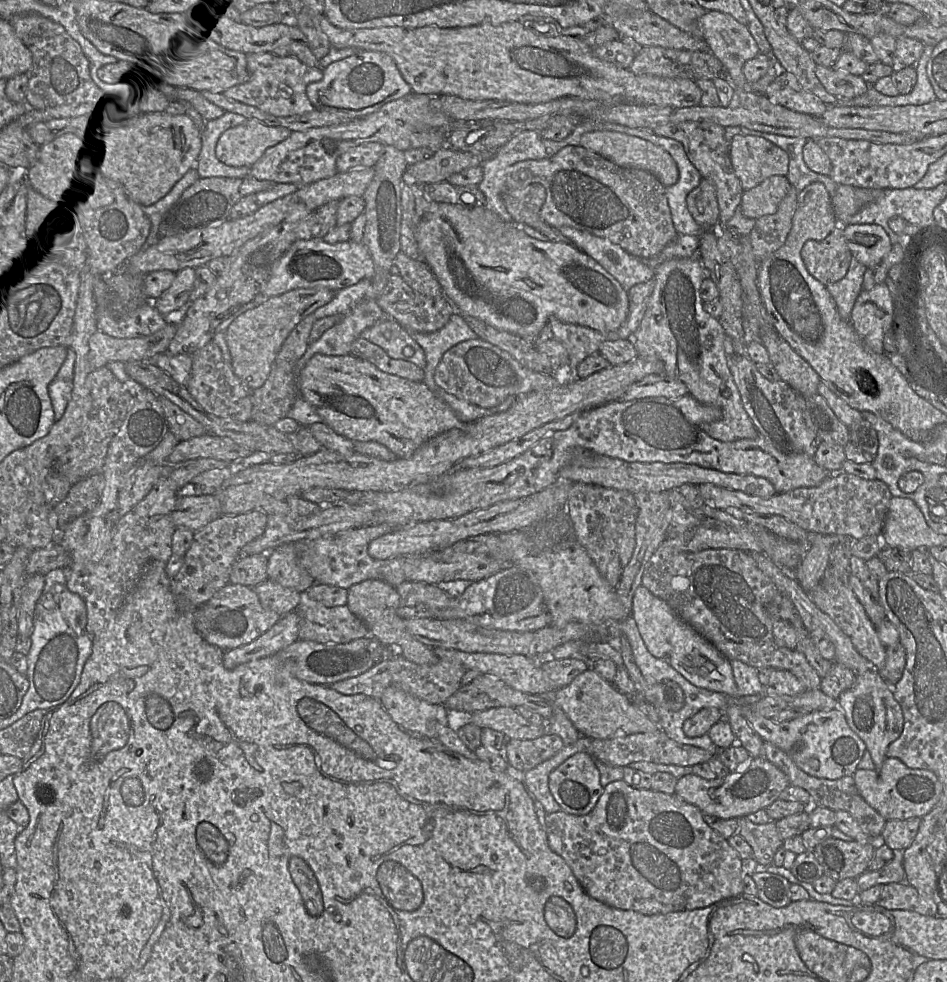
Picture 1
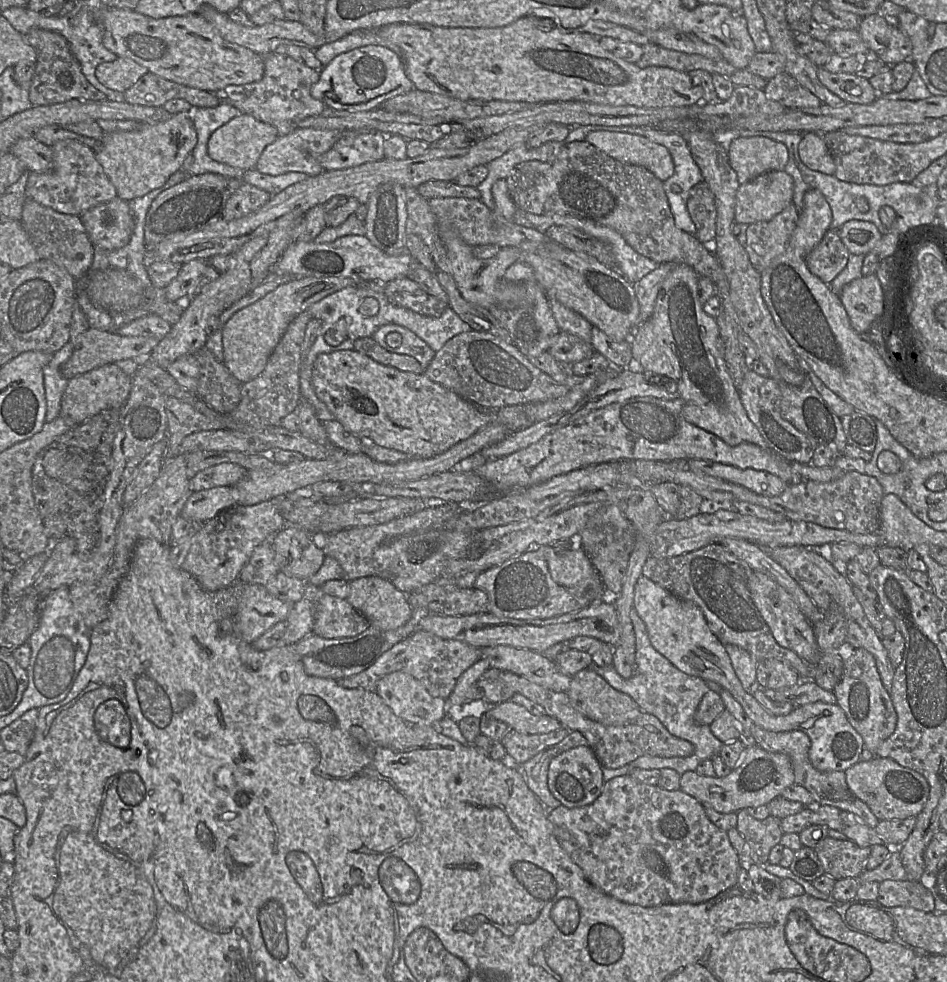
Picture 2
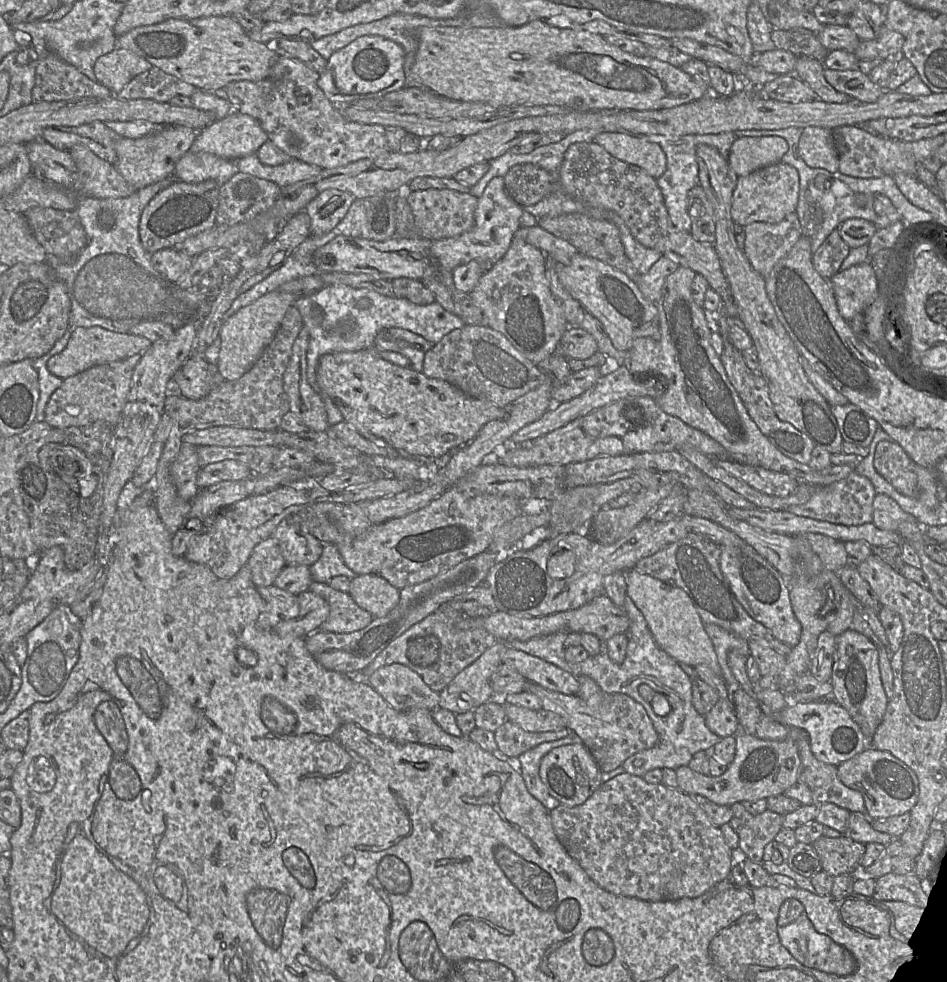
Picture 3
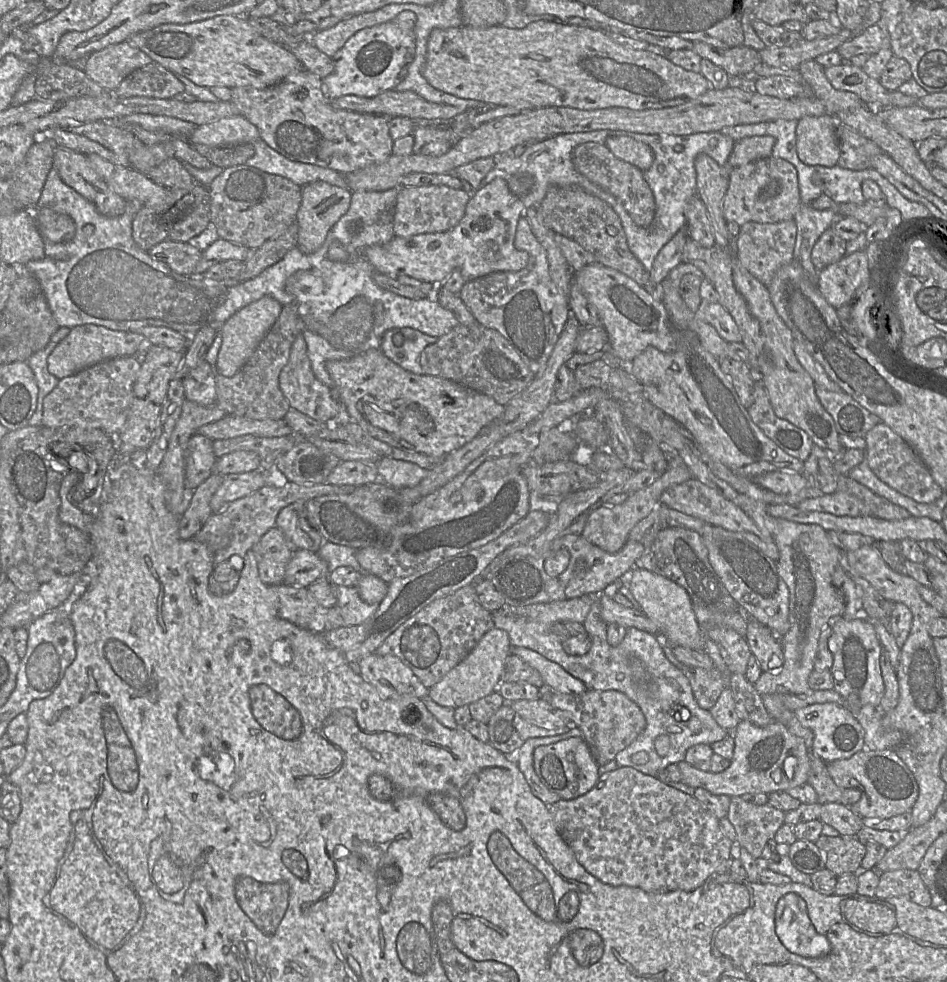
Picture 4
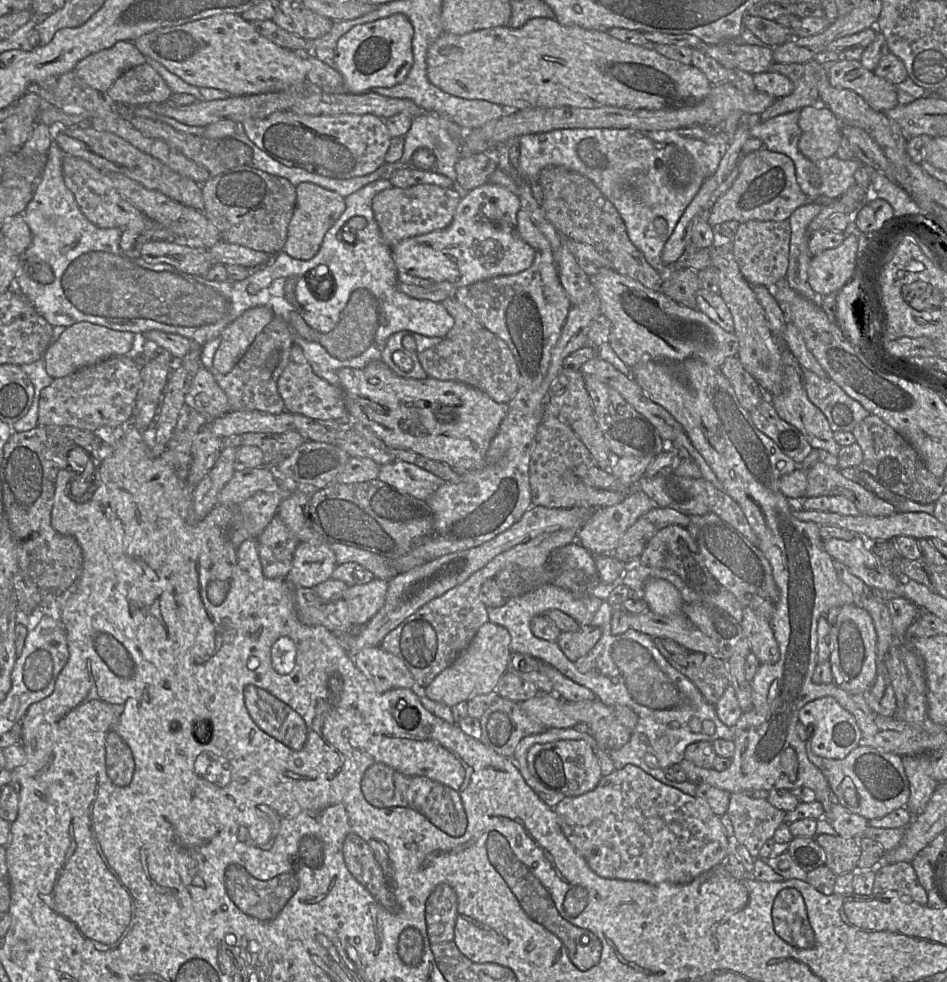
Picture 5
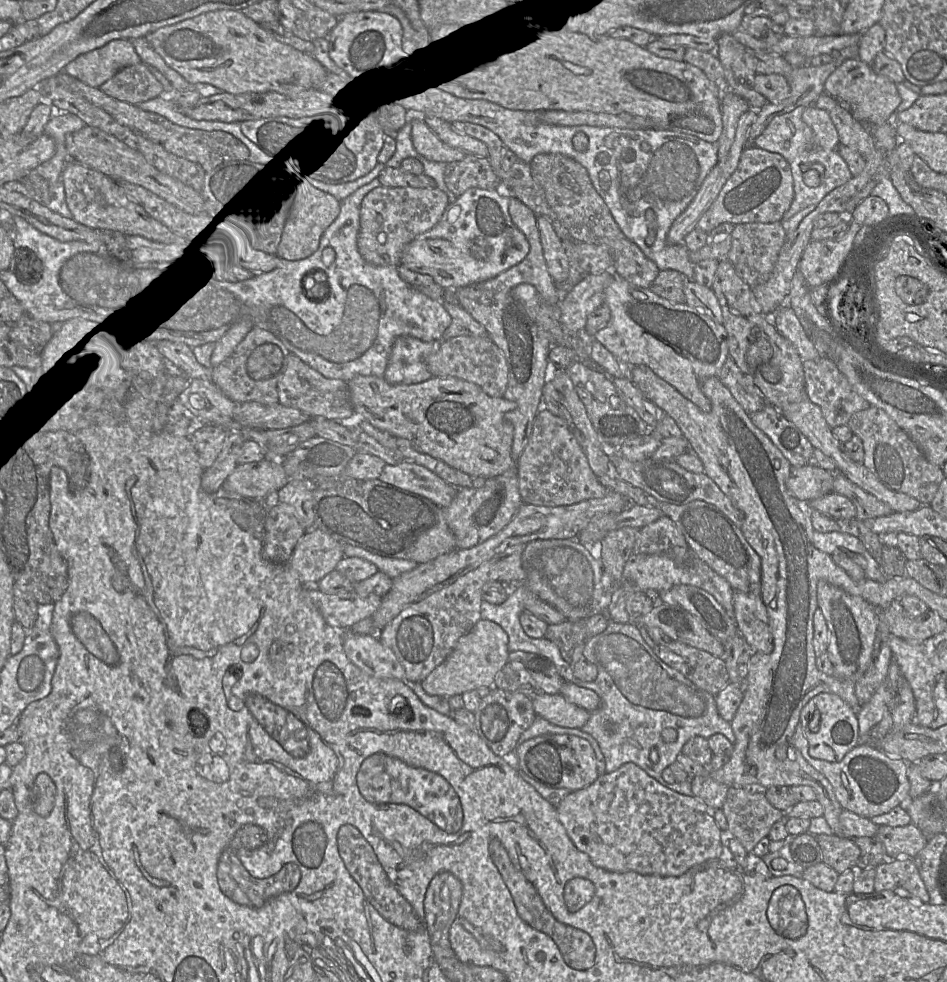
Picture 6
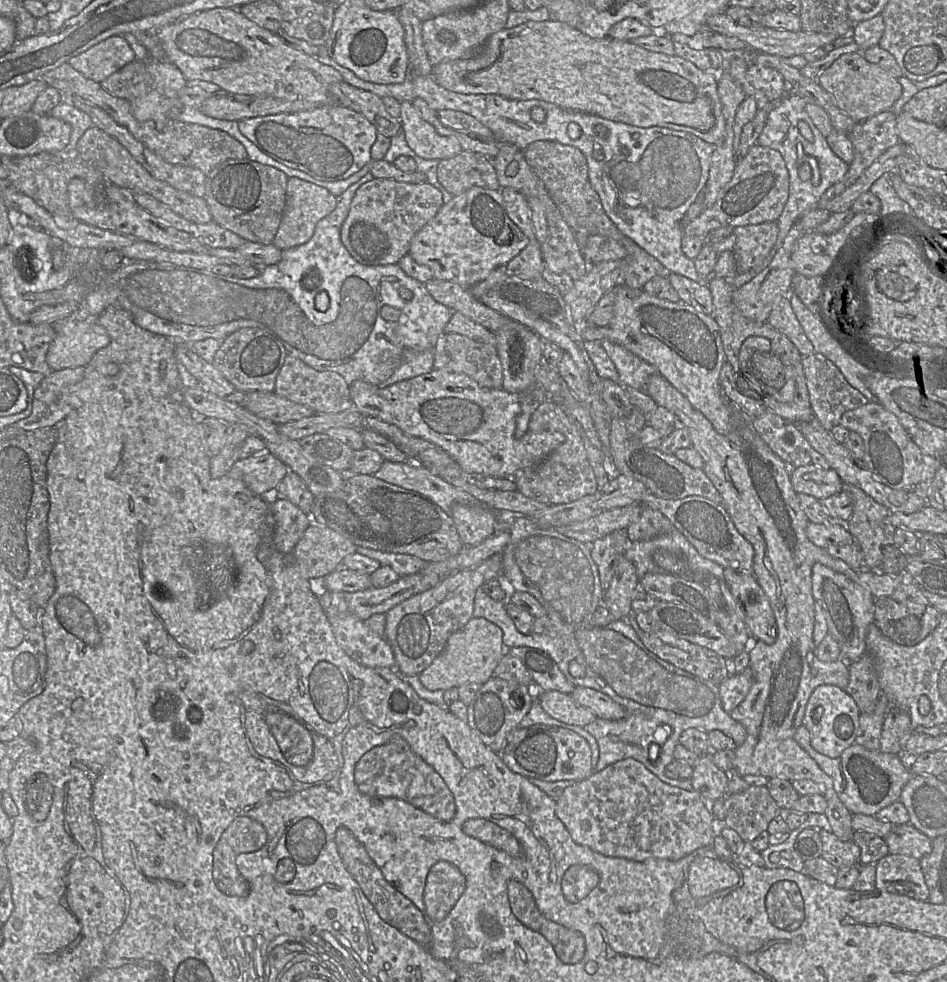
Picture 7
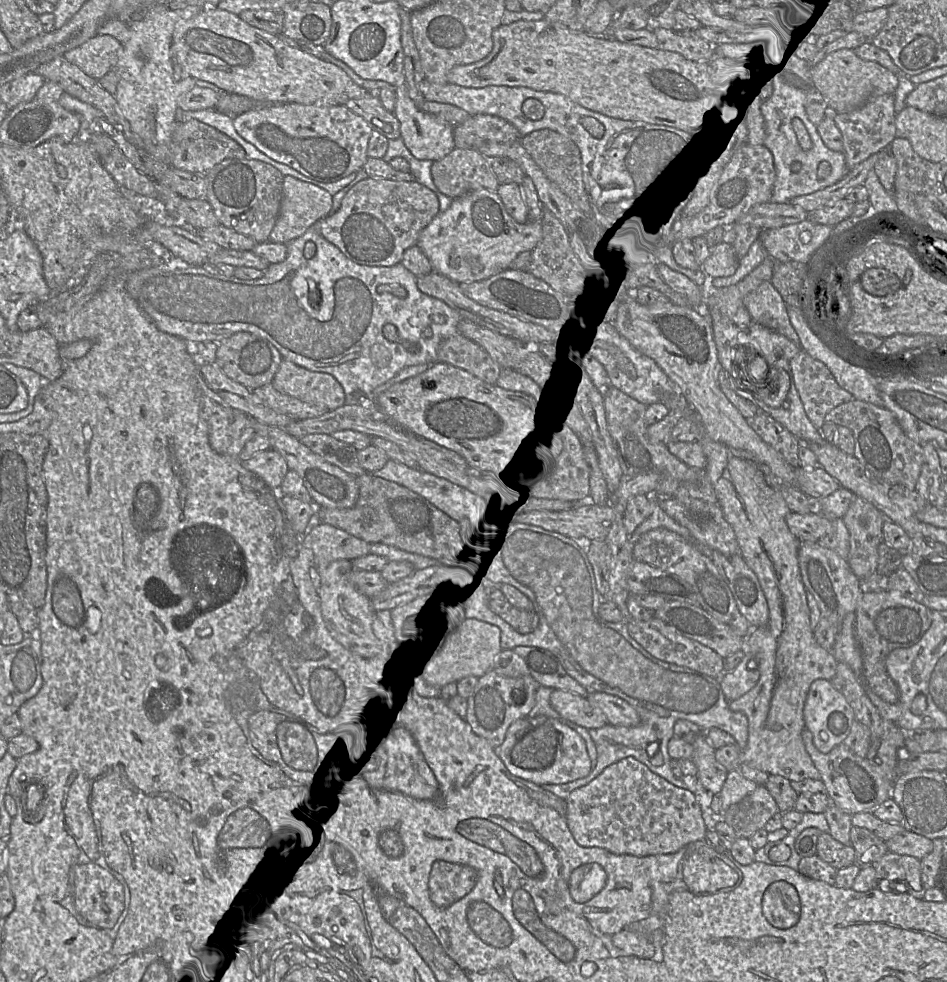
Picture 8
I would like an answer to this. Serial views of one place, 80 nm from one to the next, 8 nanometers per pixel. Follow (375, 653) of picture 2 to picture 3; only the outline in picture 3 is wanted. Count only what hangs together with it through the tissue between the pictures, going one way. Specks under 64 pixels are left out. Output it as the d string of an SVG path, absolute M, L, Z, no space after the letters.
M486 550L465 559L429 580L400 589L398 604L386 616L374 618L365 628L350 633L317 630L305 638L306 647L313 657L326 669L345 675L359 674L392 641L411 626L433 613L442 604L481 585L490 568L505 556Z

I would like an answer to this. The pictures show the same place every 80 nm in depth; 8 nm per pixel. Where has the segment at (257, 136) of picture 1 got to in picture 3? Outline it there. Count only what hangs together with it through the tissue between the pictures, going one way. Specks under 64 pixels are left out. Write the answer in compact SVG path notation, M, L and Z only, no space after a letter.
M233 110L225 118L213 121L208 126L199 130L190 152L204 152L223 159L237 161L257 153L266 141L268 141L268 135L256 119Z

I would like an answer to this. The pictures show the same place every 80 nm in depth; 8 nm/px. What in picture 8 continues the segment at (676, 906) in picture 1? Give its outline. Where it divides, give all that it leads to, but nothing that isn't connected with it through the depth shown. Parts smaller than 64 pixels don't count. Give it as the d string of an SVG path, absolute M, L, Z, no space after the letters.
M631 756L607 766L588 784L573 790L566 803L567 823L576 842L584 847L604 848L614 854L648 856L675 853L691 842L705 839L710 828L693 792L671 784Z

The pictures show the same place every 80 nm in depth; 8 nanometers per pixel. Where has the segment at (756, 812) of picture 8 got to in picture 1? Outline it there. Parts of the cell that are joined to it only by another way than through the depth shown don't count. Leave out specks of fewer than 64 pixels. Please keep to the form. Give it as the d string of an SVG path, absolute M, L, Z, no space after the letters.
M747 817L738 819L738 834L749 844L753 851L753 859L759 867L771 865L776 850L782 846L782 839L777 830L775 820L765 824L755 824Z

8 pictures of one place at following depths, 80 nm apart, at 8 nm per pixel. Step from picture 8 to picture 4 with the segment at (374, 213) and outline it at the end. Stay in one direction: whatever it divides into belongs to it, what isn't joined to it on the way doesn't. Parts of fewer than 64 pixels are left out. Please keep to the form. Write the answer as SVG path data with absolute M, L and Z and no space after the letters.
M445 185L401 187L393 210L395 237L411 237L419 234L441 233L455 227L463 218L471 192Z

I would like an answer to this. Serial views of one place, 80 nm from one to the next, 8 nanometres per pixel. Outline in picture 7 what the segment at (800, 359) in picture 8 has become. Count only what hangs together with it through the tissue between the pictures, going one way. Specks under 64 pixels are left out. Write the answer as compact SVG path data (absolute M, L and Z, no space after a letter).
M814 352L802 357L802 367L814 418L824 429L830 431L834 426L839 425L845 412L868 403L868 399L852 387L841 371L824 355Z

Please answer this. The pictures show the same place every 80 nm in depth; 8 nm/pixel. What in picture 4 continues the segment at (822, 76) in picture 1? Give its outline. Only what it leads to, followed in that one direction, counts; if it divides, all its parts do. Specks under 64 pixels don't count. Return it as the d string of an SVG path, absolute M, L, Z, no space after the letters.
M844 61L840 65L824 69L831 85L837 90L853 92L873 108L892 107L888 91L879 80L871 78L862 68Z

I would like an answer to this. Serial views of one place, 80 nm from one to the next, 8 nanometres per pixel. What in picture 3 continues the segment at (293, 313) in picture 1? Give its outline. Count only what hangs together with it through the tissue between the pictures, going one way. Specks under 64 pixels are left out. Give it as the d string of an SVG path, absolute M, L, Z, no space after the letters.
M343 272L317 273L304 276L282 284L278 289L269 292L255 302L240 308L226 319L219 331L221 340L217 368L227 381L242 377L262 355L264 349L271 343L278 331L287 310L302 296L315 293L325 286L347 285L353 288L367 288L380 294L396 297L392 281L377 278L368 274L353 274Z

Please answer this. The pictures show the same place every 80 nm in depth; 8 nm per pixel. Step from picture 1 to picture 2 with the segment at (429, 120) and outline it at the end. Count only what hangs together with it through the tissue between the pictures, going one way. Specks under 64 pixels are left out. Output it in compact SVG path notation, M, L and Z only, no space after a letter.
M312 127L296 128L287 135L279 136L263 150L255 169L263 174L278 176L288 172L302 172L308 176L317 176L324 169L319 163L319 156L329 151L341 138L343 131L316 129Z

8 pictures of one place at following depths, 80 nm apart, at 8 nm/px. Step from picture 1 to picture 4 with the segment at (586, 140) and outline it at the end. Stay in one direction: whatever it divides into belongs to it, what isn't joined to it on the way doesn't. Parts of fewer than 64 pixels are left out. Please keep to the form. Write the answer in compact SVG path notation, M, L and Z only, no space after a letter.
M609 136L604 144L617 158L626 161L642 171L651 167L654 161L652 149L628 136Z

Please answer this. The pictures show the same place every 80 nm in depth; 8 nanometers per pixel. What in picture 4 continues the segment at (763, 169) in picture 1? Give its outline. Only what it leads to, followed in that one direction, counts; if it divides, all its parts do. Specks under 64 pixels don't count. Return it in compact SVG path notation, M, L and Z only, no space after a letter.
M751 136L735 142L728 159L728 167L737 168L750 162L772 156L775 138Z

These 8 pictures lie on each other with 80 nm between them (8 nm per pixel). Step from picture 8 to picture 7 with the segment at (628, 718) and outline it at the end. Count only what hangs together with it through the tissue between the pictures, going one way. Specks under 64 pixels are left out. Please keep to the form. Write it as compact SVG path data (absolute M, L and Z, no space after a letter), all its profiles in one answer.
M575 686L570 695L580 705L592 710L599 718L619 720L626 715L626 710L622 705L595 689Z

